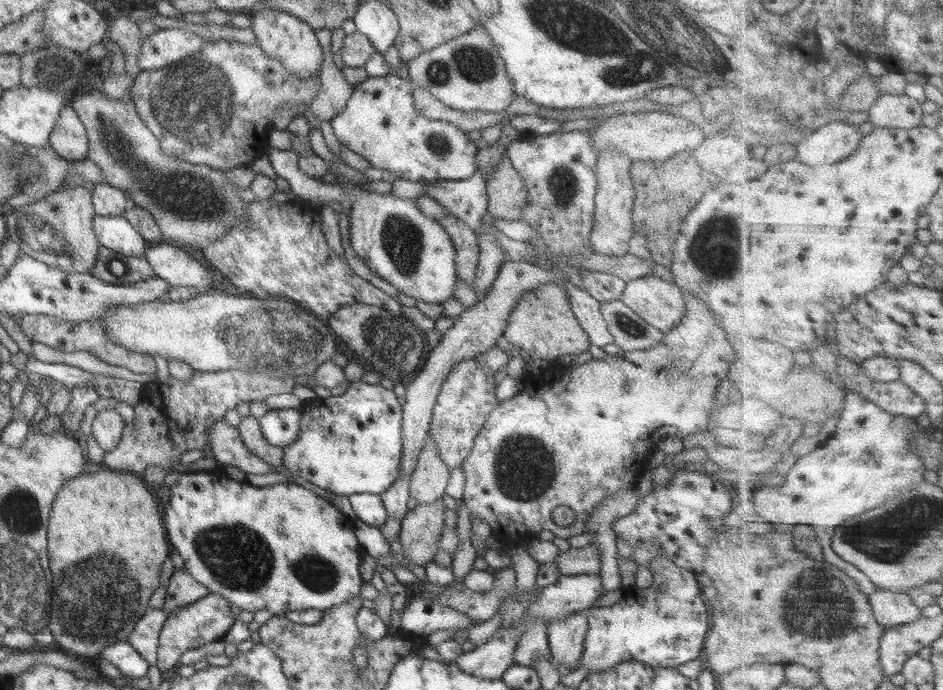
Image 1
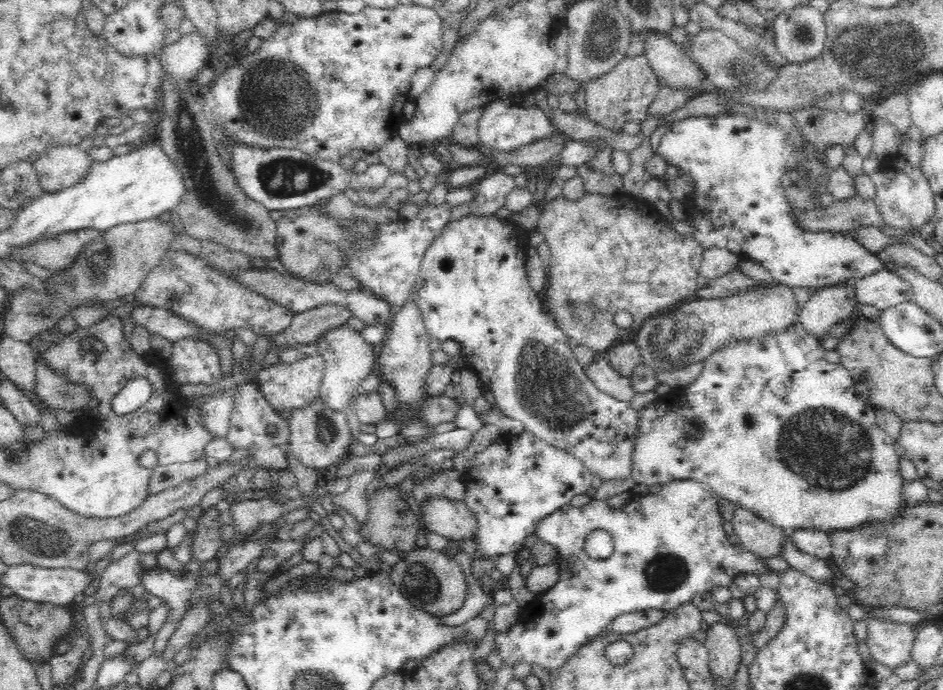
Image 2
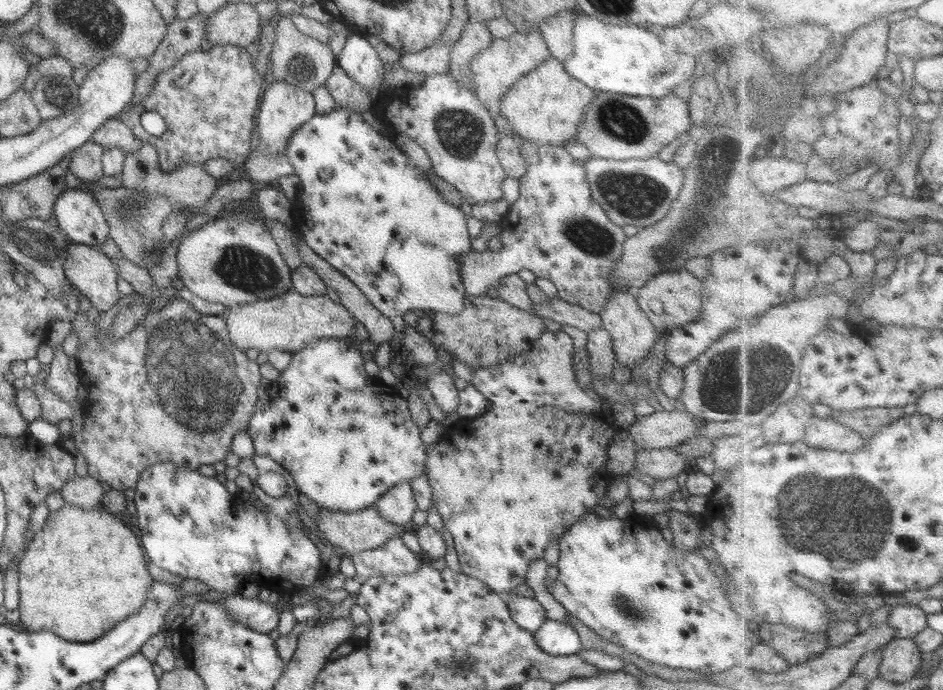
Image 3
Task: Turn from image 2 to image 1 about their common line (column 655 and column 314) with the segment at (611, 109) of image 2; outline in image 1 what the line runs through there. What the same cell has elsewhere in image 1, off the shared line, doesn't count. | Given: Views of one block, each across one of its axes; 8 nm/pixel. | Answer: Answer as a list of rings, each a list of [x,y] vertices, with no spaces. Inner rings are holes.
[[[226,39],[216,40],[215,42],[205,41],[202,50],[192,54],[189,58],[183,58],[178,62],[156,70],[140,71],[131,88],[132,102],[137,114],[142,118],[145,126],[156,136],[159,141],[162,153],[167,156],[182,160],[183,162],[195,163],[196,166],[208,166],[220,171],[228,171],[233,168],[249,166],[256,158],[264,157],[267,150],[271,147],[268,141],[269,130],[272,129],[273,118],[279,114],[281,107],[291,105],[292,107],[302,107],[310,105],[318,95],[320,84],[320,70],[308,77],[298,77],[292,71],[284,68],[284,65],[276,58],[268,57],[264,50],[257,43],[242,43],[241,41],[227,41]]]

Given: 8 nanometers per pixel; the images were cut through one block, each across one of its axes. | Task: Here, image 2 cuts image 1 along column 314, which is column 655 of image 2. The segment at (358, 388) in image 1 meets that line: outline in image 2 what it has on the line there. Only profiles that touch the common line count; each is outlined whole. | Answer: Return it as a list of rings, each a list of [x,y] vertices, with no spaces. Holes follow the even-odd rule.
[[[798,322],[788,330],[770,333],[762,338],[753,338],[747,341],[727,342],[720,349],[714,351],[703,360],[701,376],[698,376],[688,386],[678,387],[674,392],[668,392],[660,397],[658,402],[648,403],[638,411],[639,423],[637,426],[634,450],[632,453],[631,477],[635,484],[668,484],[672,480],[695,480],[708,485],[710,490],[724,500],[732,502],[737,507],[745,508],[758,515],[762,520],[781,528],[785,532],[798,529],[812,529],[823,531],[850,530],[864,523],[878,520],[878,522],[893,521],[901,512],[902,476],[898,469],[900,455],[896,452],[896,439],[882,430],[875,419],[875,407],[869,399],[856,392],[856,380],[850,377],[849,370],[840,363],[830,363],[825,359],[825,350],[822,342],[812,336]],[[660,409],[665,412],[678,413],[677,418],[666,418],[656,413]]]

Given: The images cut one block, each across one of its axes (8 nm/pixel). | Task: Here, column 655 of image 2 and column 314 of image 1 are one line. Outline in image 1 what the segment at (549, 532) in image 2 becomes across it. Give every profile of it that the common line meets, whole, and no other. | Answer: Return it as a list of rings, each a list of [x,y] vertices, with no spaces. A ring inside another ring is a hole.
[[[187,469],[186,472],[180,473],[180,478],[170,488],[169,492],[169,501],[164,504],[164,511],[162,512],[167,539],[184,559],[184,566],[188,569],[188,573],[197,582],[200,582],[200,585],[204,586],[210,594],[218,594],[231,605],[235,604],[242,611],[255,613],[266,610],[271,615],[280,616],[284,616],[285,613],[291,611],[324,611],[360,596],[362,584],[365,583],[365,580],[360,578],[358,566],[362,562],[364,554],[361,552],[354,530],[350,527],[350,518],[342,513],[333,502],[318,496],[311,490],[289,482],[256,487],[249,482],[237,481],[229,476],[212,475],[206,470],[192,471]]]

